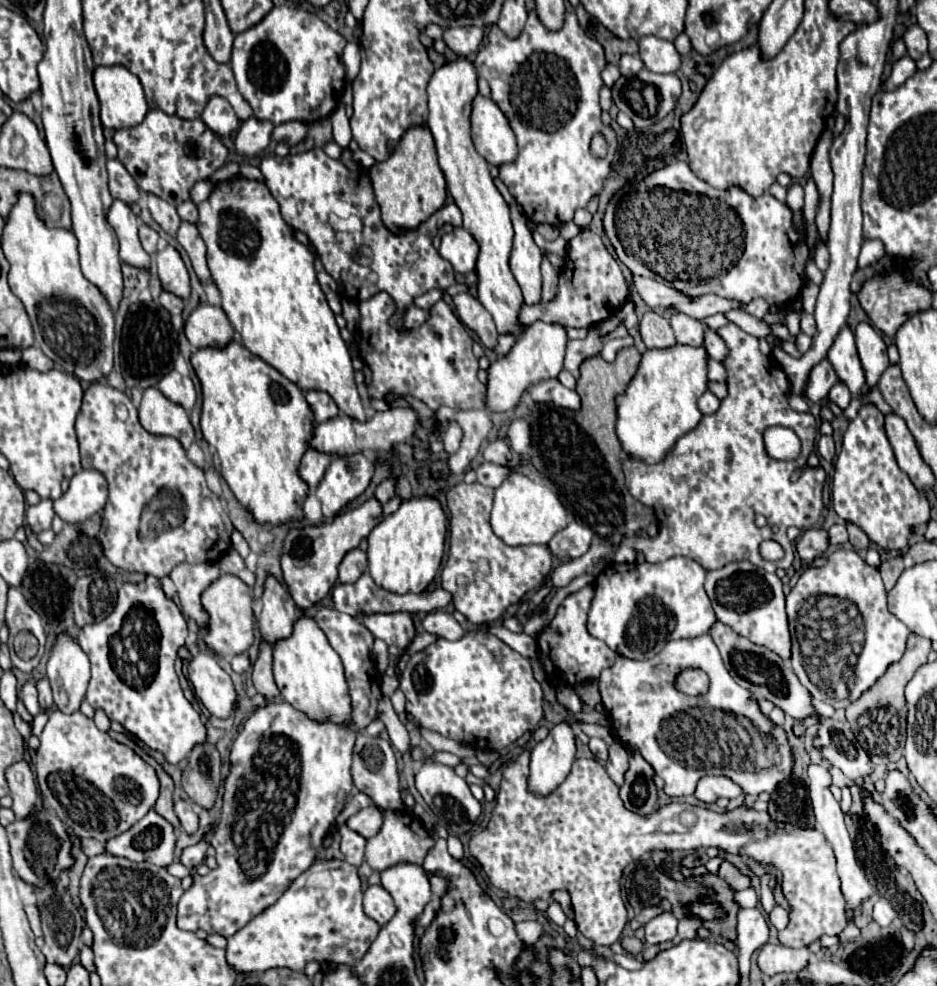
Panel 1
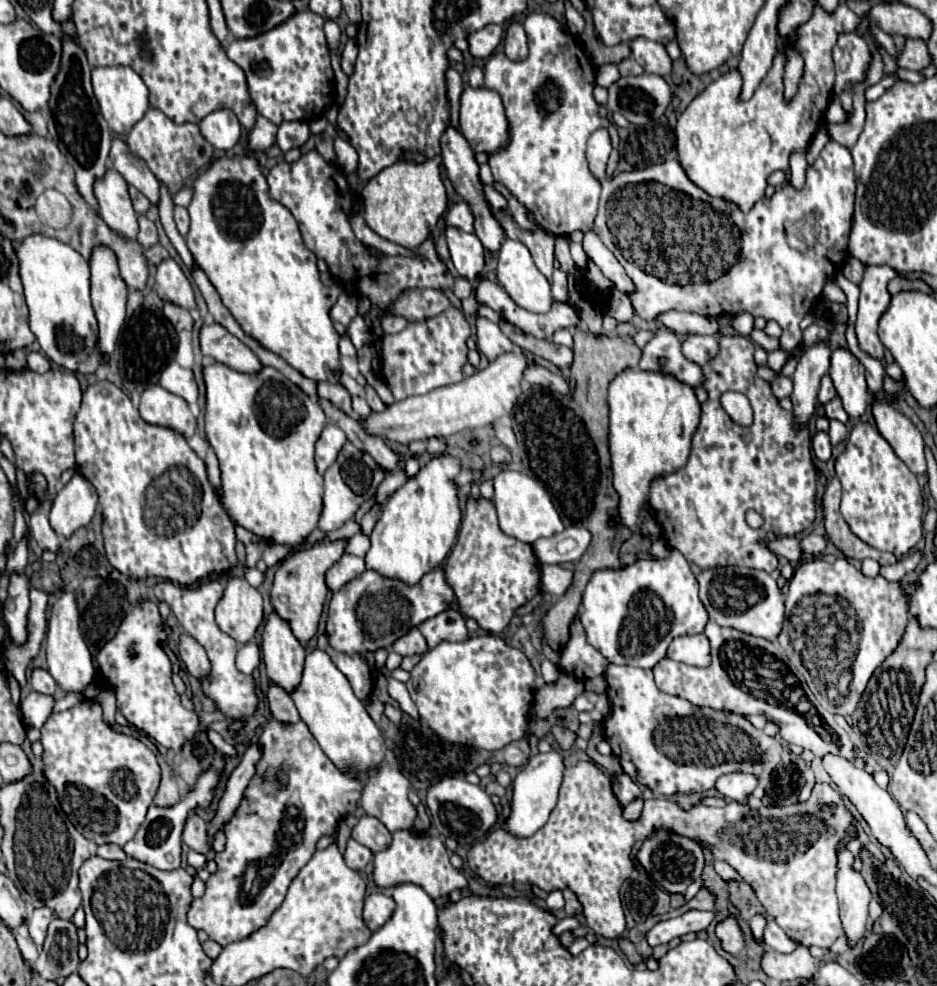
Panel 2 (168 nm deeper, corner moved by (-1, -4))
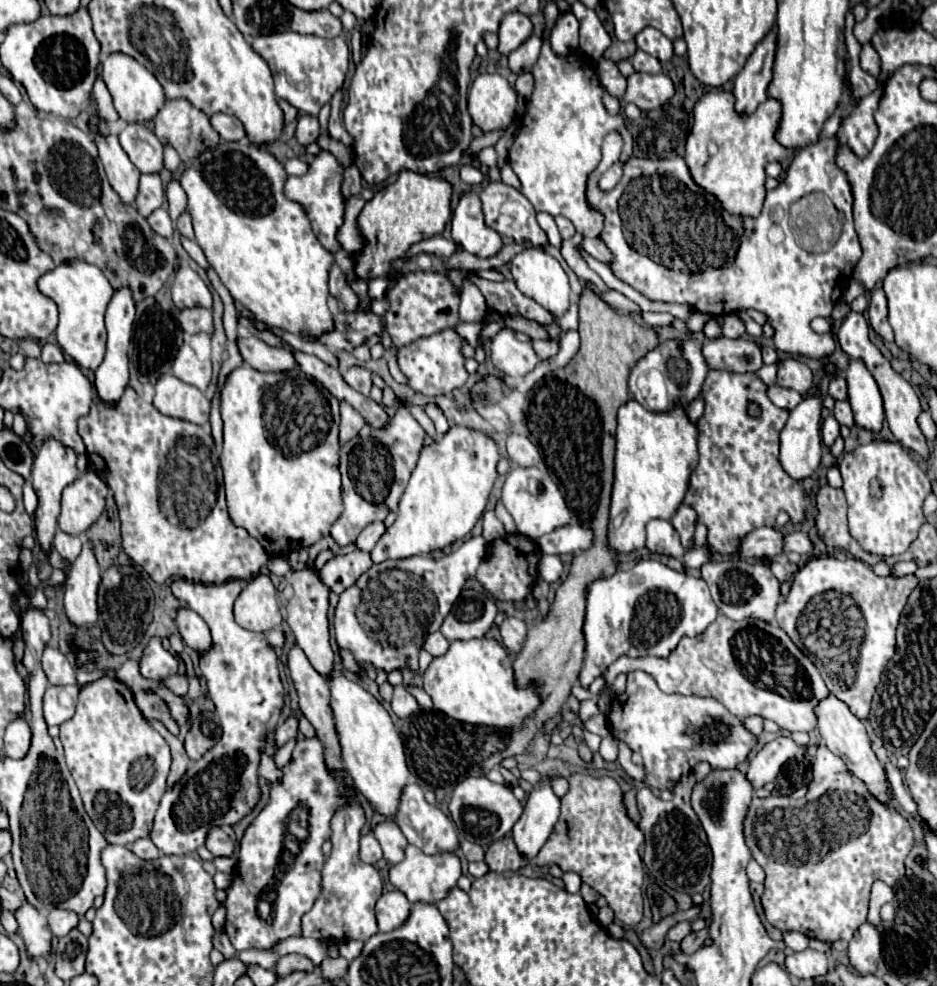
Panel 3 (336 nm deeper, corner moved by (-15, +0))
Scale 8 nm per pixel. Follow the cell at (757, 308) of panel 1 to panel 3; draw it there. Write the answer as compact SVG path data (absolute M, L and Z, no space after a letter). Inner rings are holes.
M726 315L724 317L724 325L722 325L722 335L728 339L738 339L738 337L746 337L746 327L738 317Z

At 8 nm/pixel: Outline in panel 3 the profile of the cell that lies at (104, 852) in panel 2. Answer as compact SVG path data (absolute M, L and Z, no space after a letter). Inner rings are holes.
M138 839L136 843L130 845L130 851L136 853L140 859L158 859L160 851L150 839Z

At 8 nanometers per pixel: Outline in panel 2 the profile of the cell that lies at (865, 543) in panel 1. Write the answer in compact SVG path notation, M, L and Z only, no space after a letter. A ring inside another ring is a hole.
M834 477L828 487L826 487L826 493L824 493L824 499L822 499L822 505L824 505L824 527L826 527L826 535L830 537L830 541L848 557L848 559L866 559L866 557L872 557L876 559L880 565L890 565L888 559L888 553L882 553L870 545L866 545L862 539L858 539L848 523L842 519L840 515L840 483L838 479Z

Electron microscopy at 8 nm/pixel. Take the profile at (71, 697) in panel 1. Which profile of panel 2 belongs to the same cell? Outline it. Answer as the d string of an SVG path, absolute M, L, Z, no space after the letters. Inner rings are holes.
M62 593L58 603L52 607L46 633L46 659L48 659L48 673L56 679L58 687L64 693L84 693L86 687L94 681L92 655L78 627L78 609L72 593Z

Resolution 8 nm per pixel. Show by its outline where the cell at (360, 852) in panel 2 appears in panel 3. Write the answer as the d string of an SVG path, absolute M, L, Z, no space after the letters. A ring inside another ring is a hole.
M368 833L360 839L360 859L364 863L376 863L382 859L382 849L380 849L380 843L374 837L374 833Z

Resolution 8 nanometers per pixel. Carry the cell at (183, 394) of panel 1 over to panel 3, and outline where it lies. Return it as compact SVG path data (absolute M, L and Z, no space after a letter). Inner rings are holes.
M184 343L178 349L172 371L174 371L174 375L178 379L198 387L200 391L206 391L206 387L208 387L208 383L212 379L210 359L198 359L198 355L194 353L194 349L188 343Z

